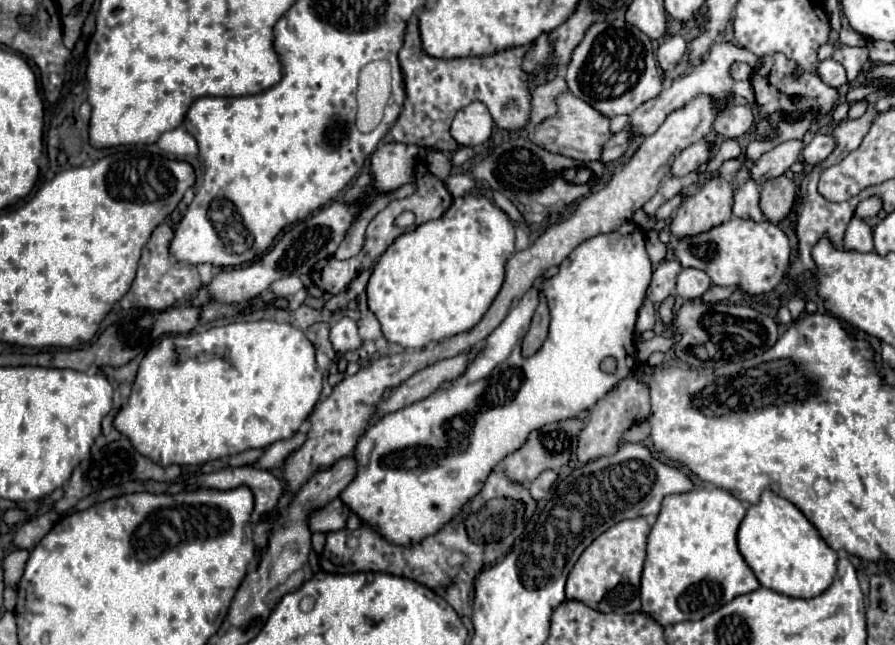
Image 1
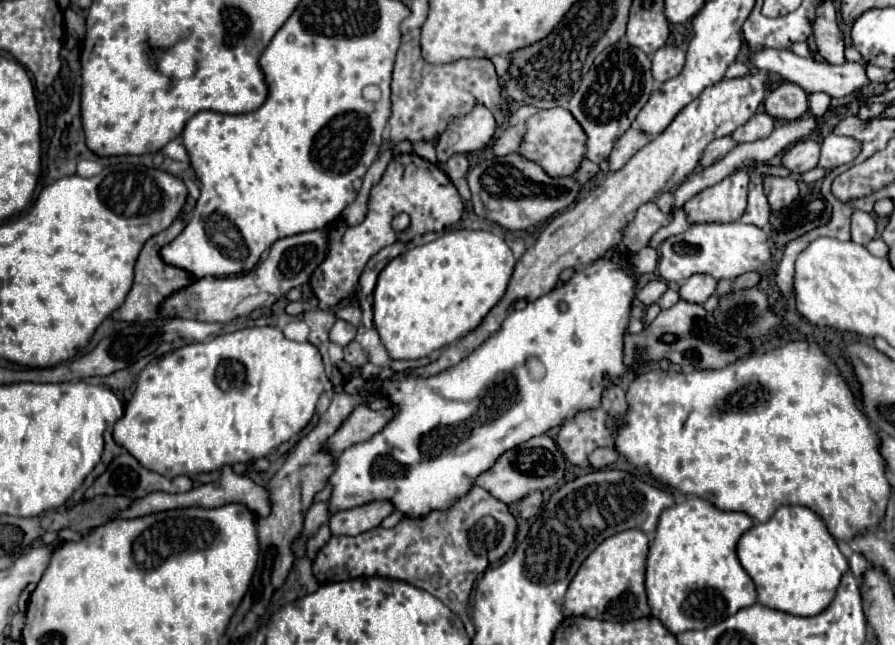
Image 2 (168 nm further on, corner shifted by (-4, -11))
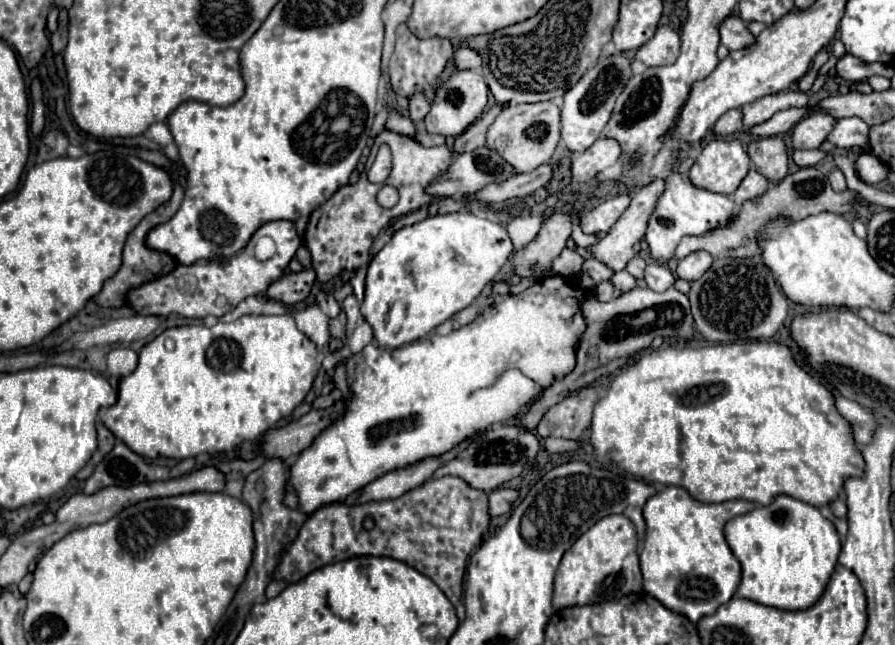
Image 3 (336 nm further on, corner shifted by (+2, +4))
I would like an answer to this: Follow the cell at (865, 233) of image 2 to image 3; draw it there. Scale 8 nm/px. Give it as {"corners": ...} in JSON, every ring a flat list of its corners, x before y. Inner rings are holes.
{"corners":[[833,168,833,170,829,172,829,182,831,182,831,188,833,188,835,192,845,192,845,190,847,190,845,176,843,176,843,172,841,172,839,168]]}

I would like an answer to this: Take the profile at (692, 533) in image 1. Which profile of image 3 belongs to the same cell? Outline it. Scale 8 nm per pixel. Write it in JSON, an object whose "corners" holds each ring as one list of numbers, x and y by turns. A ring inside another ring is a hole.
{"corners":[[667,486,663,492,651,496,643,508,643,516,647,522,647,532,641,548,641,572,643,572,643,590,657,598,665,608,671,612,687,616,691,622,697,622,703,616,713,614,721,604,729,602,739,584,741,584,741,564,733,556,723,528,727,520,751,512,755,508,749,500,729,500,721,504,705,504,695,500,685,488,681,486]]}

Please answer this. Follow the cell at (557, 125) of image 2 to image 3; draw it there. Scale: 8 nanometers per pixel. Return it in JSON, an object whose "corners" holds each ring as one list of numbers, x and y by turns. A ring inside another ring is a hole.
{"corners":[[533,102,533,104,507,104,505,110,497,116,497,120,491,124,487,132,487,146,497,150,515,170,515,174,521,172,533,172,541,164,549,162,557,144,561,140,561,118,559,118,559,108,555,102]]}

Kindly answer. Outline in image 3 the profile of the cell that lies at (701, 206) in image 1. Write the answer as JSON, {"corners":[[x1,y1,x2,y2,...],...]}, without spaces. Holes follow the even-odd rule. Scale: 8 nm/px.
{"corners":[[711,140,689,170,691,184,731,196,749,172,749,156,739,140]]}

